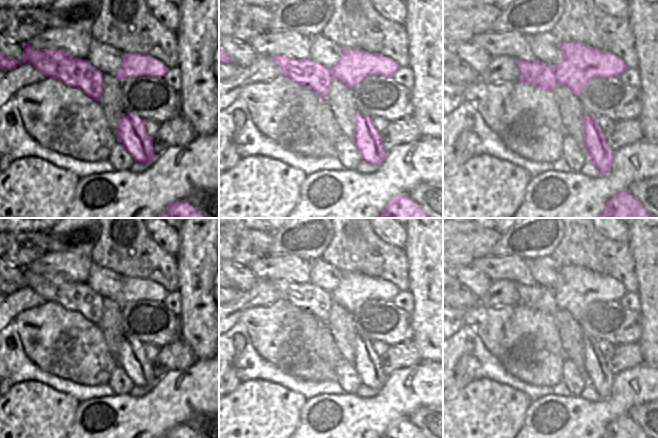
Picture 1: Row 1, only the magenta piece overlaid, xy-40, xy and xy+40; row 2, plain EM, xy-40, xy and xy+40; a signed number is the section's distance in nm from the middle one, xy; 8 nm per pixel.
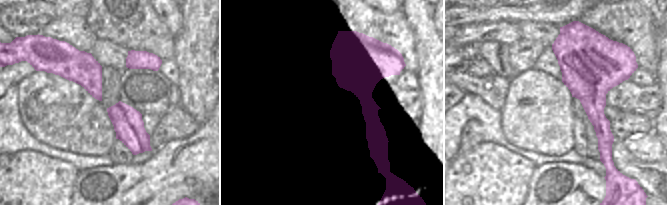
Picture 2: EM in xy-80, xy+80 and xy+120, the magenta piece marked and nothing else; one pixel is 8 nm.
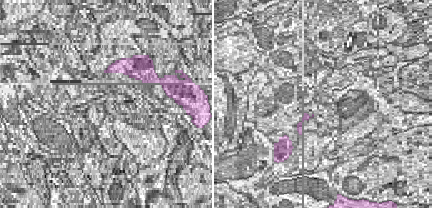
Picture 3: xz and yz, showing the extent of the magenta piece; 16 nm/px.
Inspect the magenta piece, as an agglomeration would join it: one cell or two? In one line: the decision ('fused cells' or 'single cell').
single cell

